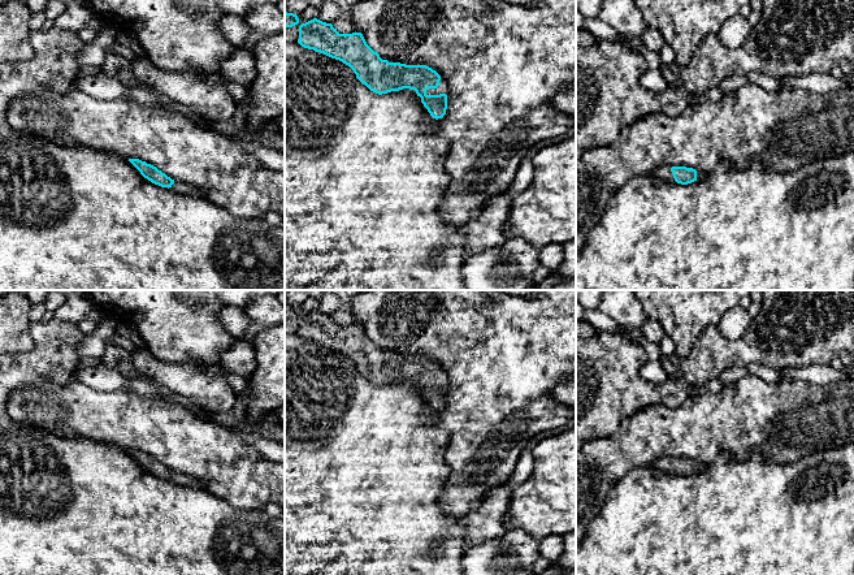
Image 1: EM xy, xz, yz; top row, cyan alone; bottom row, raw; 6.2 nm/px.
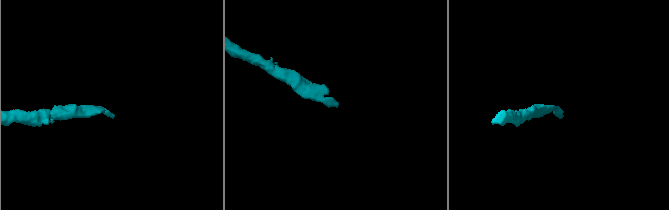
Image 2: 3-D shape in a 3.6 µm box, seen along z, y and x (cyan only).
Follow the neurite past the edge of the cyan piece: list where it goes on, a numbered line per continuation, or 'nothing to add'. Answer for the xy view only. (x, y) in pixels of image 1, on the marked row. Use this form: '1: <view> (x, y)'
1: xy (177, 186)

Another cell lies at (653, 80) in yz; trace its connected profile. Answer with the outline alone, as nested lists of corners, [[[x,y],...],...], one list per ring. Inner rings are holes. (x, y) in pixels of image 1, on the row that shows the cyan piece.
[[[647,69],[641,77],[641,83],[645,88],[658,92],[669,87],[660,69]]]

